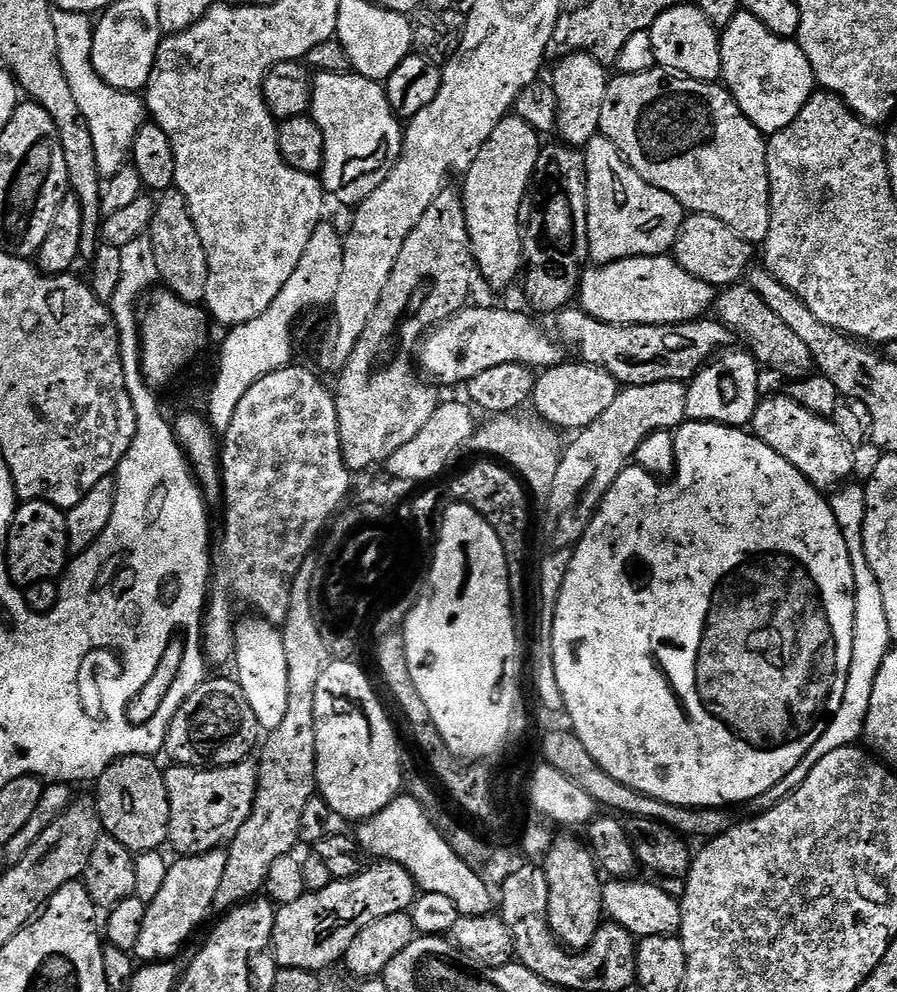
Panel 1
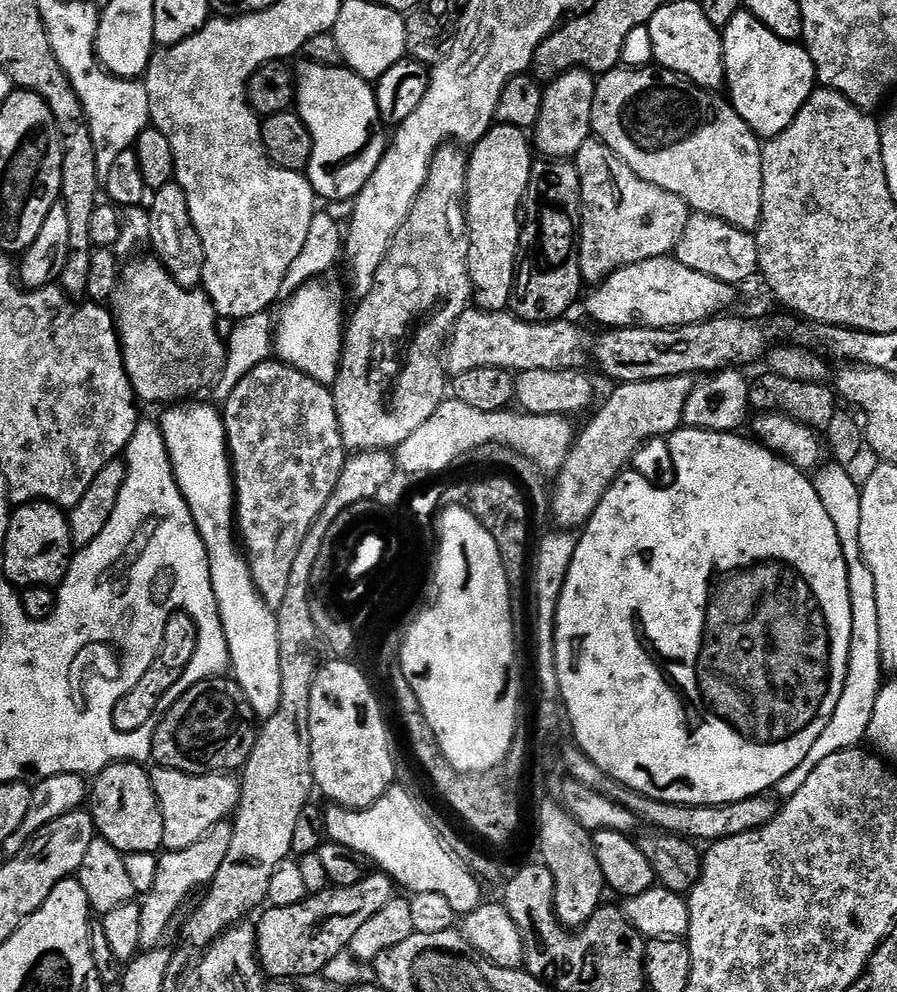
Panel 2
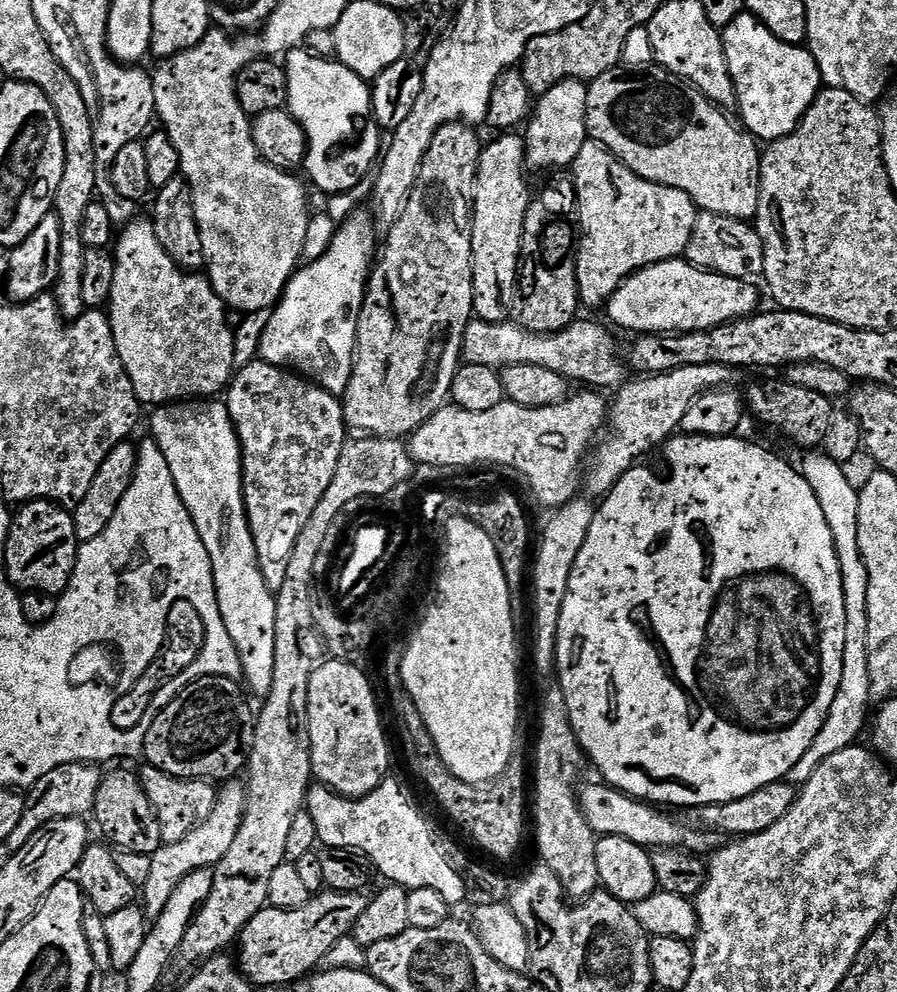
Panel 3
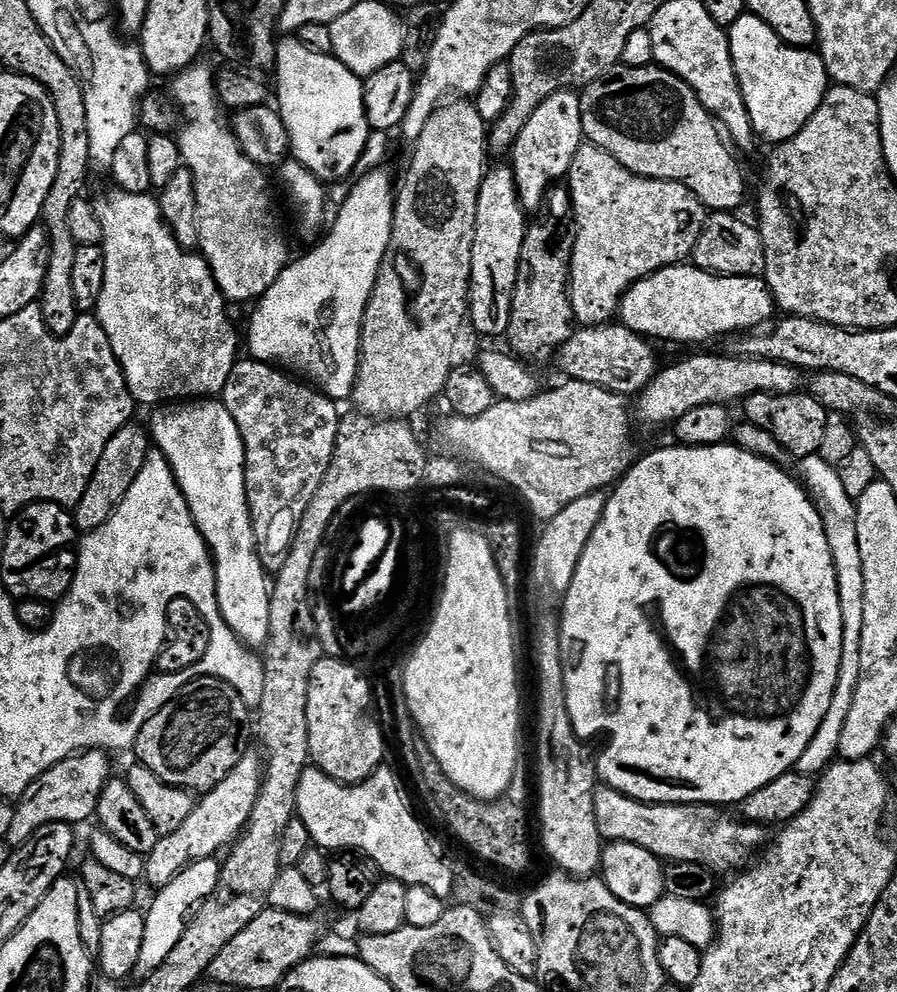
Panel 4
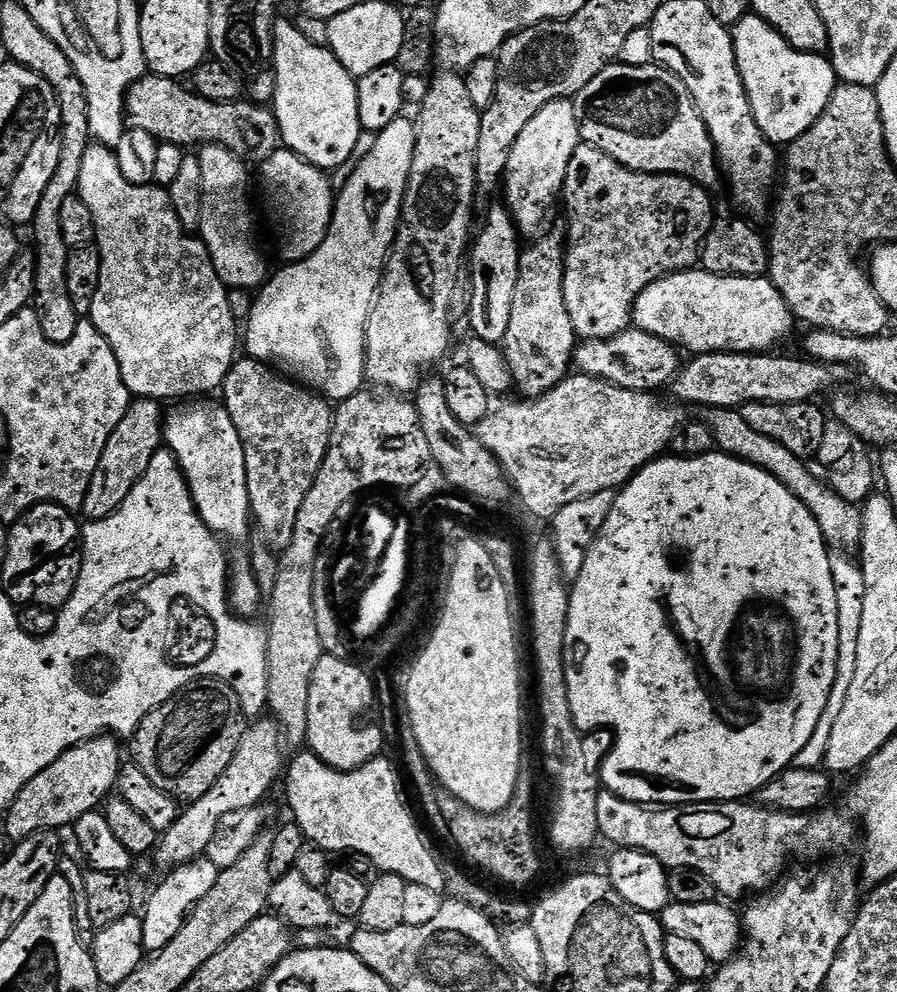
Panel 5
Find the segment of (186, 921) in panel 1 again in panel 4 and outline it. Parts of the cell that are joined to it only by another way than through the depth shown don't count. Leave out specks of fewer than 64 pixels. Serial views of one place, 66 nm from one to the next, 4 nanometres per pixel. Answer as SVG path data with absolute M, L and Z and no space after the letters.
M249 750L244 757L214 786L209 792L199 797L193 807L190 818L174 830L174 834L166 834L160 838L158 846L150 850L144 861L143 879L153 884L153 889L165 888L186 866L199 860L211 860L217 855L219 848L227 849L229 844L248 825L250 814L254 810L254 802L258 802L260 787L264 781L264 762L259 751Z

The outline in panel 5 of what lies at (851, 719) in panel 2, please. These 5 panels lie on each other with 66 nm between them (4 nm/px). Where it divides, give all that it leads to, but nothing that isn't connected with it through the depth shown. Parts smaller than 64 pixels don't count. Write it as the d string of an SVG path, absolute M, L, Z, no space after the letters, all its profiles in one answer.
M836 550L830 555L830 570L834 574L834 594L838 594L838 666L836 667L836 681L830 694L830 702L826 702L826 710L814 730L810 734L810 742L802 746L794 761L798 768L820 768L826 758L826 748L830 746L830 732L834 730L834 722L842 711L842 704L846 702L846 692L850 690L850 682L854 682L854 670L858 666L858 630L862 630L862 602L866 598L866 582L864 569L860 567L851 555Z

